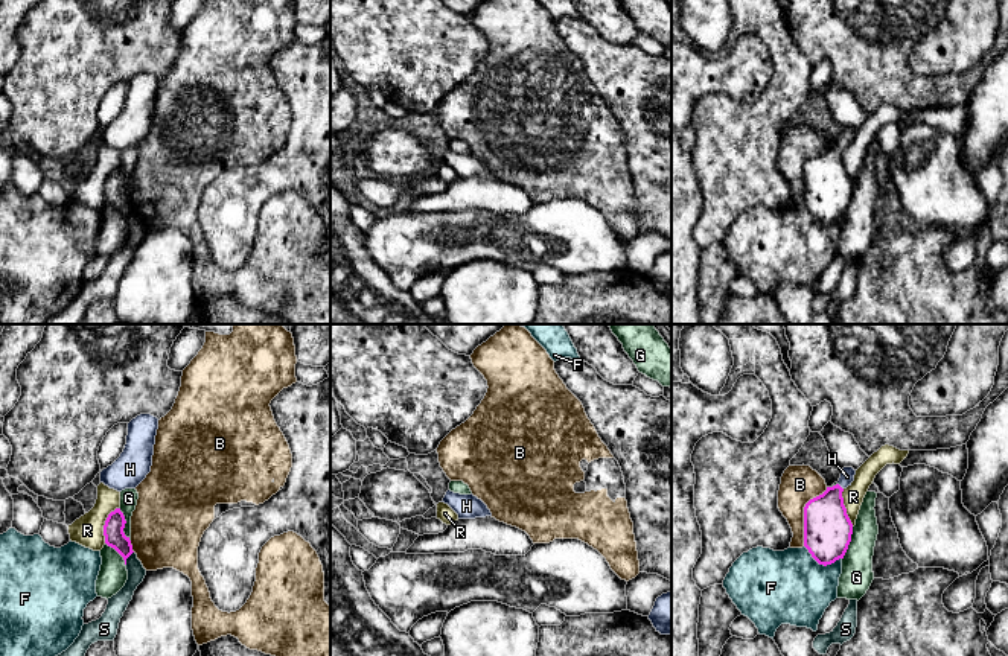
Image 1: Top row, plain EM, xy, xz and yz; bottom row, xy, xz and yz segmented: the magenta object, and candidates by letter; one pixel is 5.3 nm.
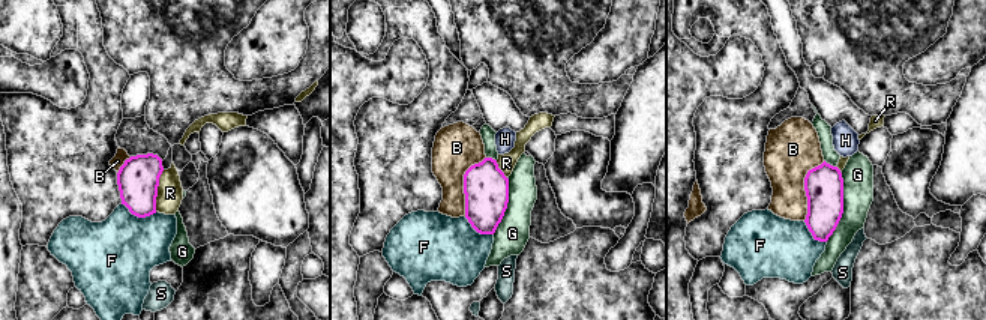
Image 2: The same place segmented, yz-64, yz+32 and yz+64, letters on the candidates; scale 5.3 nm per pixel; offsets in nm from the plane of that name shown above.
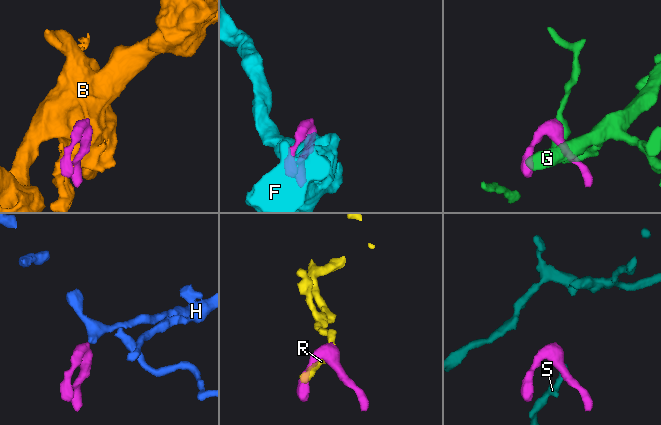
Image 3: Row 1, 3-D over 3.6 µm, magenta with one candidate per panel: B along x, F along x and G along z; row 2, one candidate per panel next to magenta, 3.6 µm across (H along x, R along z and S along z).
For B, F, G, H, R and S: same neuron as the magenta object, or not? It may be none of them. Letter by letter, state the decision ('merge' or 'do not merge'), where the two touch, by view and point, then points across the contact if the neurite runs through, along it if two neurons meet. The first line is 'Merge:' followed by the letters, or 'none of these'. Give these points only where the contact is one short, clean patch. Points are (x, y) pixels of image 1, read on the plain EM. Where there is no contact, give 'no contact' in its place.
Merge: H
B: do not merge; contact yz (804, 174)
F: do not merge; contact yz (821, 222)
G: do not merge; contact xy (125, 181)
H: merge; contact yz (839, 145); way yz (827, 187), (827, 168), (839, 145), (847, 136)
R: do not merge; contact xy (105, 183)
S: do not merge; contact xy (127, 216); border xy (133, 210), (125, 224)

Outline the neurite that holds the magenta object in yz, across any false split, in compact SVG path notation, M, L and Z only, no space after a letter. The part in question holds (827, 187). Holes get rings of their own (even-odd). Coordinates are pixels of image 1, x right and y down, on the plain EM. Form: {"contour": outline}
{"contour": "M844 126L836 145L810 158L804 166L804 205L819 224L844 218L851 201L853 183L842 151L854 140L856 129Z"}

